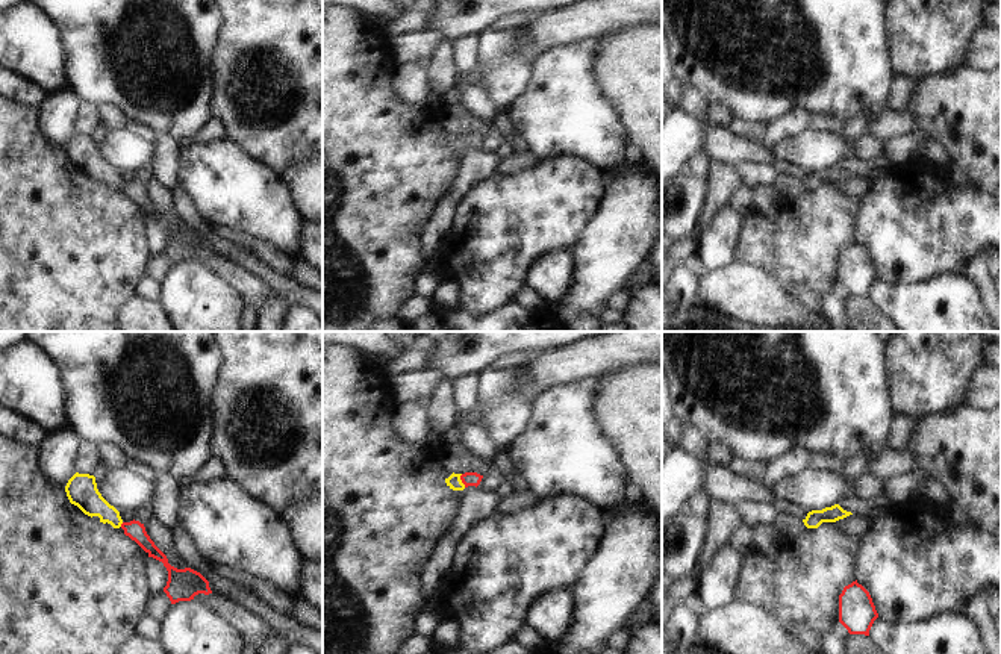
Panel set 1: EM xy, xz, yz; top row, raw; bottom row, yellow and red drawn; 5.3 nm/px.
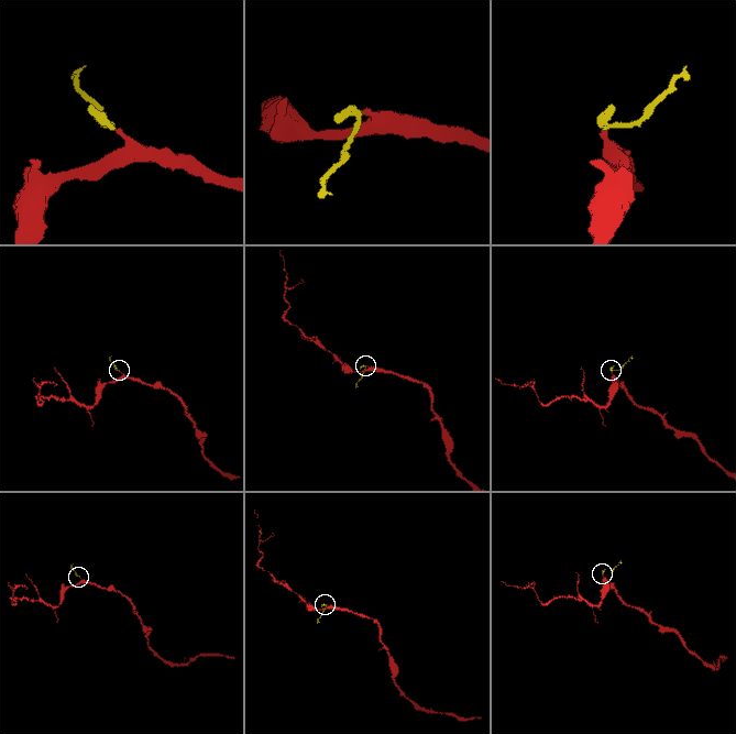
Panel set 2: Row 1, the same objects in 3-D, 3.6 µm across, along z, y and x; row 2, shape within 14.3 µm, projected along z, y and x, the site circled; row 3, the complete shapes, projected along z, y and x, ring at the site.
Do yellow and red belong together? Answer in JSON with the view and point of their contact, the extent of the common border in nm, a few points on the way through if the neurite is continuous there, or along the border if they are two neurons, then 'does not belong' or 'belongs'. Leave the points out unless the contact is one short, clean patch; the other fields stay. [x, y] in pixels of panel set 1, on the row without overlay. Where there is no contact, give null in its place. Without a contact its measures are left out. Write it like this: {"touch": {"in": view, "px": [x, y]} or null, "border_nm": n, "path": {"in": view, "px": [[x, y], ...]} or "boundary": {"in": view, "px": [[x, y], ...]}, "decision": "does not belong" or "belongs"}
{"touch": {"in": "xz", "px": [461, 141]}, "border_nm": 80, "path": {"in": "xz", "px": [[455, 143], [461, 141], [468, 140]]}, "decision": "belongs"}

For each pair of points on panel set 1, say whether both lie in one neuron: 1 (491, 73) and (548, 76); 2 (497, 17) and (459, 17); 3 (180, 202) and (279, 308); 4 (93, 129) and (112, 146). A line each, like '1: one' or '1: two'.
1: two
2: one
3: two
4: two

